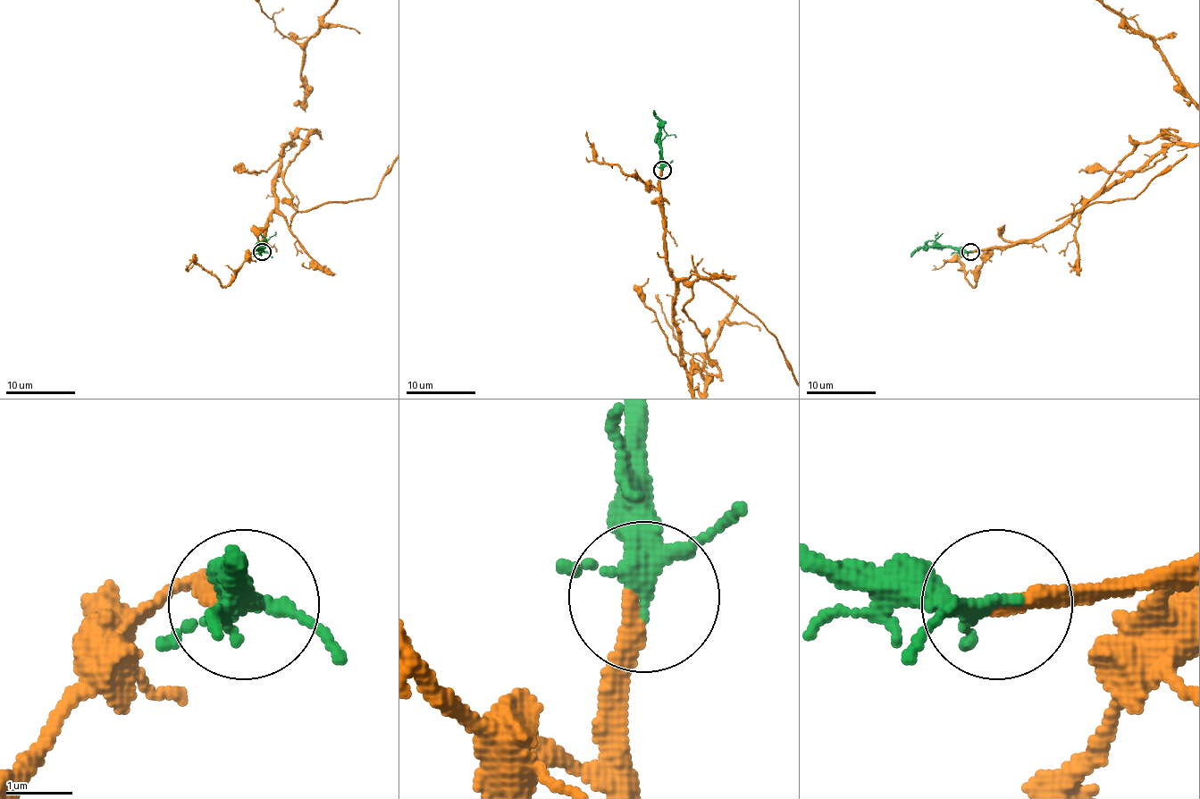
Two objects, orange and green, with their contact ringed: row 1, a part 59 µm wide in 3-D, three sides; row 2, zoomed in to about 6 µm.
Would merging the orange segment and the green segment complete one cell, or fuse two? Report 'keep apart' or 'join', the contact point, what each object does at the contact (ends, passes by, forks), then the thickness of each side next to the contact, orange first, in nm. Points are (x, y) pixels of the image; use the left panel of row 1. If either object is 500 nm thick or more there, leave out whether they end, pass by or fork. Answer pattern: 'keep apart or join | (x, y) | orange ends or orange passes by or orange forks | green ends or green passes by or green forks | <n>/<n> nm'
join | (262, 251) | orange ends | green forks | 280/200 nm

